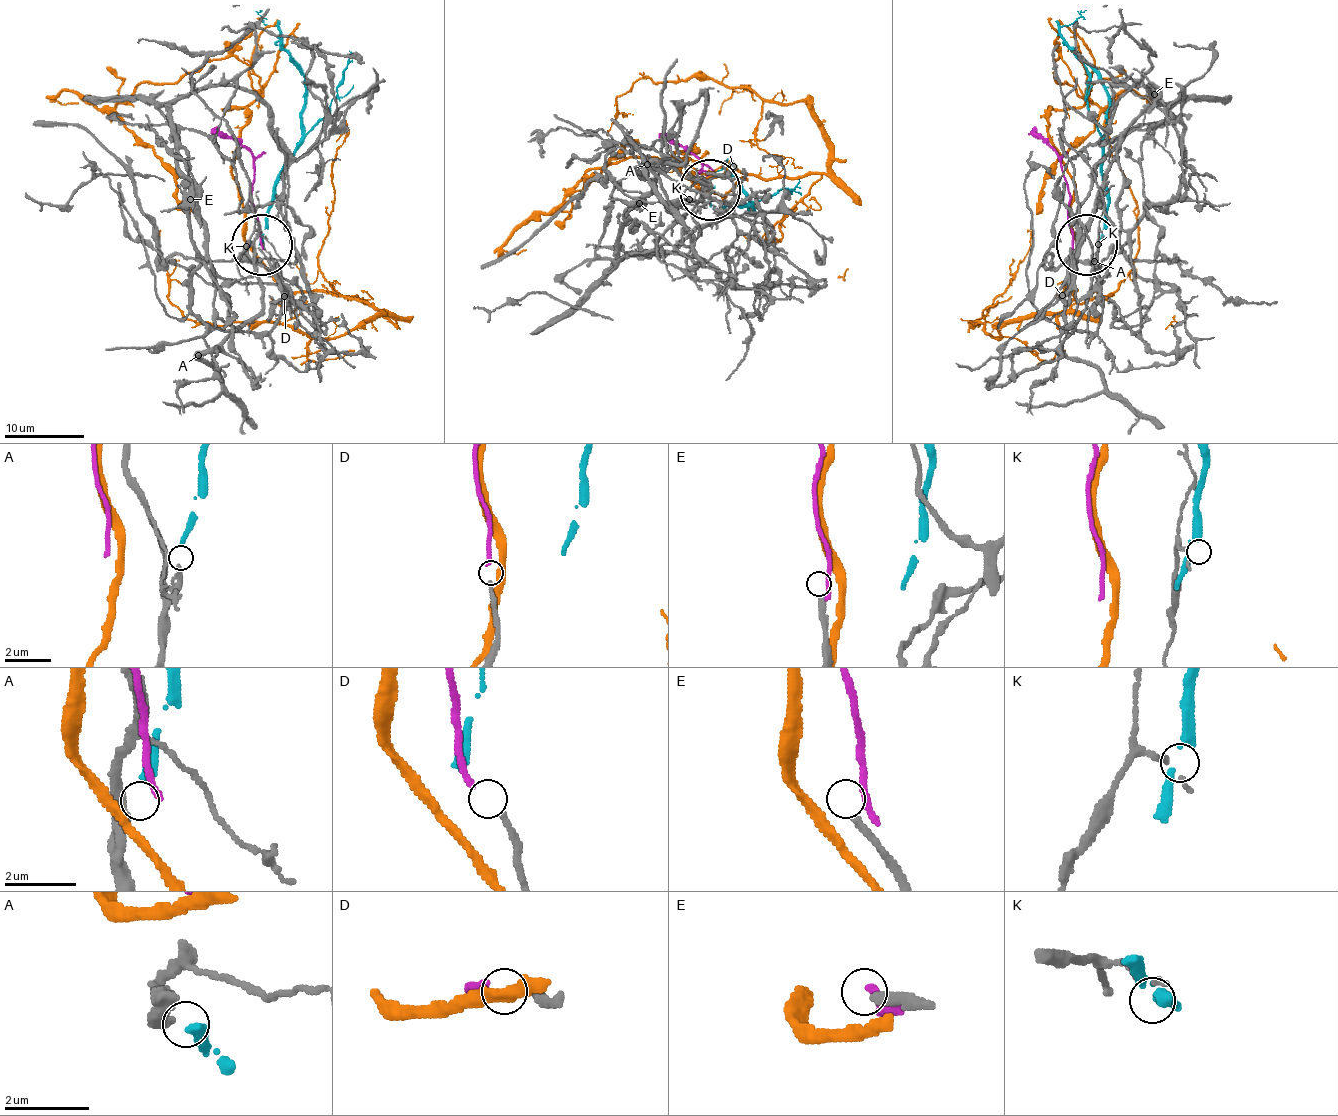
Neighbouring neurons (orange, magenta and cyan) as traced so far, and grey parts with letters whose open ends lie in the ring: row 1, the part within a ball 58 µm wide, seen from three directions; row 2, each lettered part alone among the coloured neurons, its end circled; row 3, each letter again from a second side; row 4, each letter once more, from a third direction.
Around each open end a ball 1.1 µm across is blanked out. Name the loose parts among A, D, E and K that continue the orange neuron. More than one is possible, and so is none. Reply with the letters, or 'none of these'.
none of these

